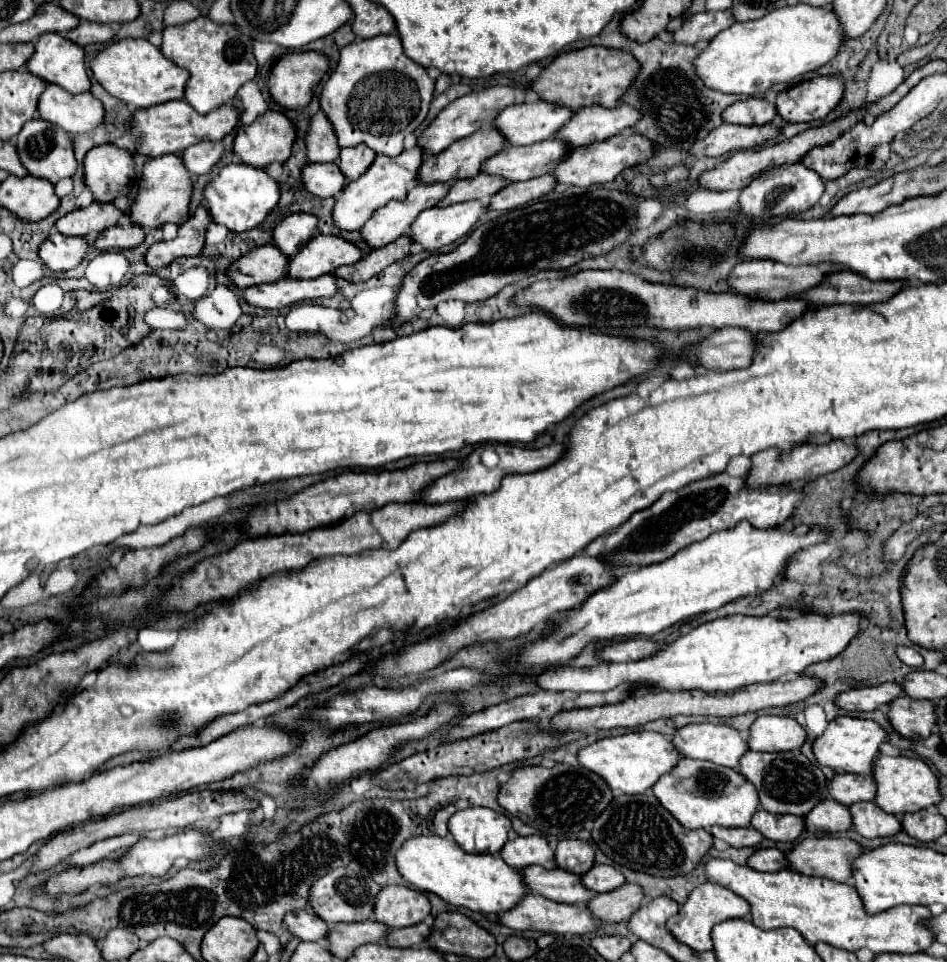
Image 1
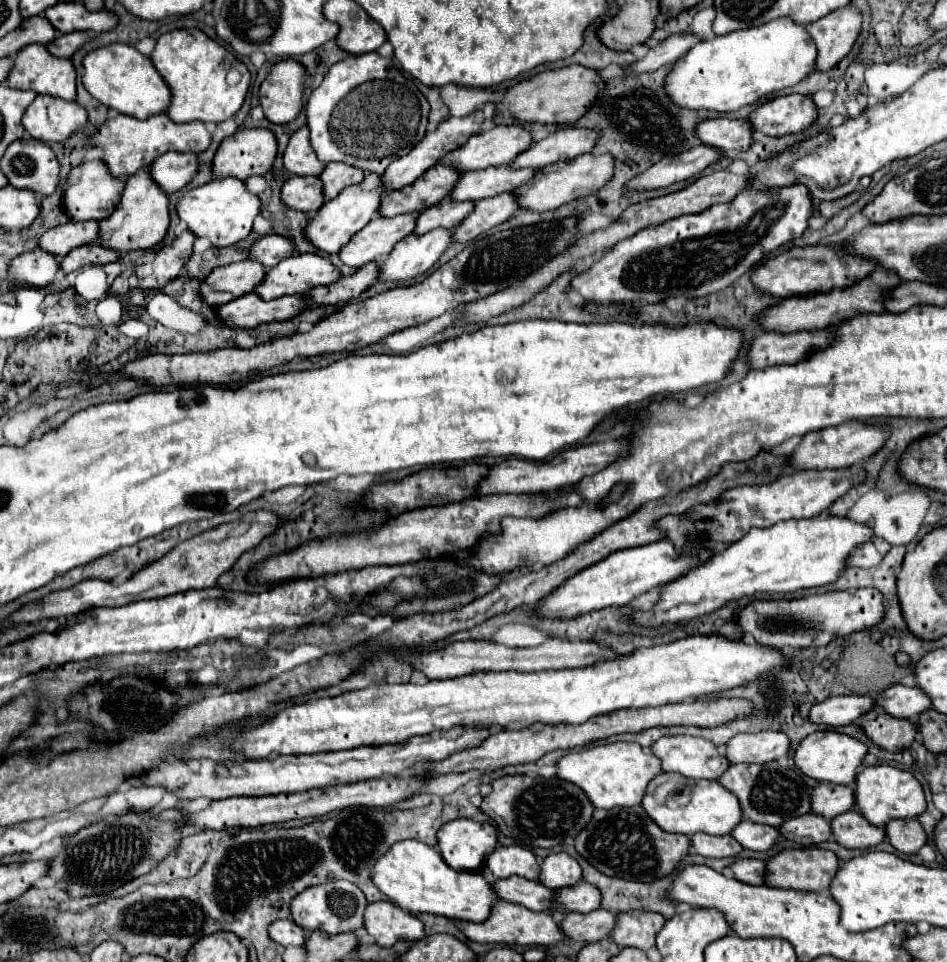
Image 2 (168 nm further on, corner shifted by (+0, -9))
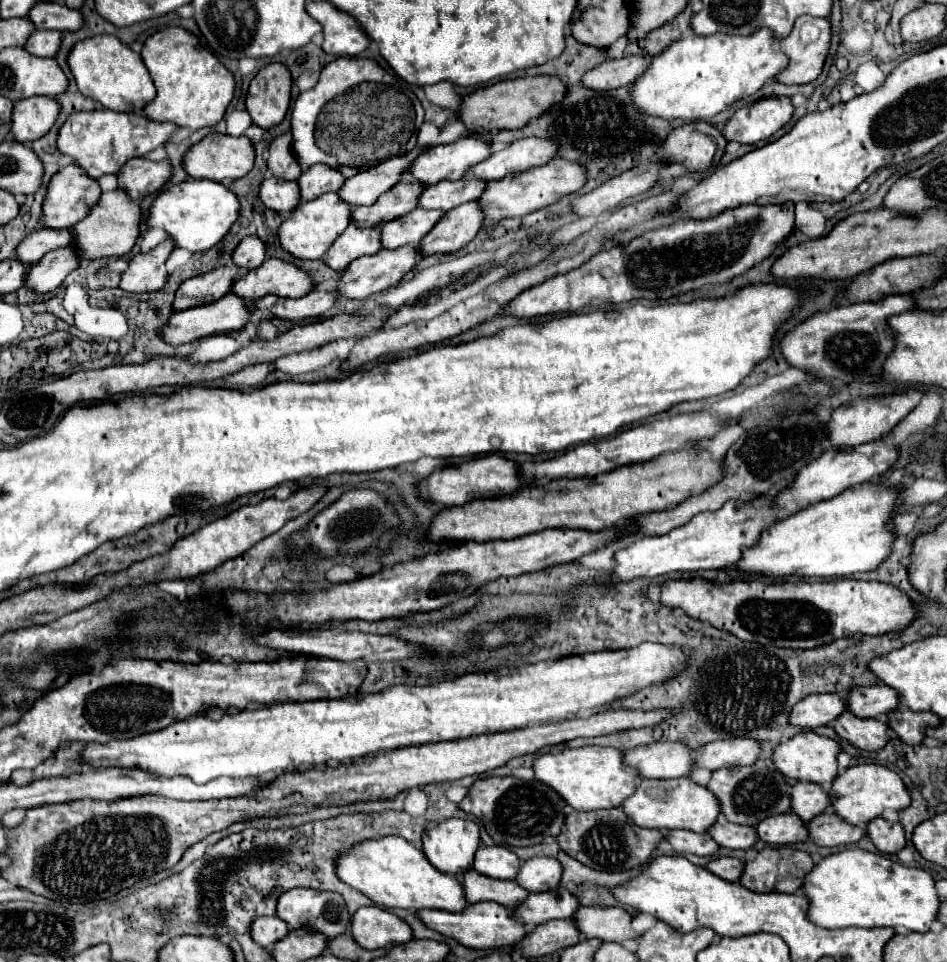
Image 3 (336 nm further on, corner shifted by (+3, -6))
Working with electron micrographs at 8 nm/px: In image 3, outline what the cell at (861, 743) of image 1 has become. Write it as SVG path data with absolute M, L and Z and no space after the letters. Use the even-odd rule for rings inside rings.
M804 731L788 741L778 743L772 751L772 763L784 777L792 777L796 781L810 781L828 789L832 785L832 779L838 775L838 765L836 765L838 753L840 753L840 745L836 741L816 735L814 731Z

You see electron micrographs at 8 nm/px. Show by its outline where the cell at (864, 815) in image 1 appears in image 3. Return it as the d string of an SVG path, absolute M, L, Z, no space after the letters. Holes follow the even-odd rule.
M820 813L806 823L808 837L822 847L838 847L848 843L858 843L864 837L862 827L852 827L850 823L840 823L832 813Z

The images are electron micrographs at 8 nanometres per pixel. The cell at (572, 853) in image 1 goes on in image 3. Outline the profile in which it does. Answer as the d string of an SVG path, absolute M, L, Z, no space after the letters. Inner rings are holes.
M534 857L522 863L516 883L524 887L528 893L542 893L552 891L558 887L562 875L562 865L552 857Z

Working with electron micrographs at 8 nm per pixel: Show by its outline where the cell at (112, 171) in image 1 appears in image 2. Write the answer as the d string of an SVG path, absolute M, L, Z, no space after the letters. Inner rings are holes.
M87 160L81 166L73 168L69 174L69 180L65 184L65 210L73 220L105 220L111 216L115 206L119 206L123 196L125 182L117 176L113 176L107 170L107 164L103 160Z

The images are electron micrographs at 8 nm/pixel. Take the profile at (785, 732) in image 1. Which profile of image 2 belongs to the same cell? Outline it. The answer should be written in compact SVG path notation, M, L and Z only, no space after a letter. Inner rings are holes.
M763 730L755 734L737 734L727 742L727 758L729 762L757 762L765 764L771 760L785 758L789 754L791 740L785 732Z

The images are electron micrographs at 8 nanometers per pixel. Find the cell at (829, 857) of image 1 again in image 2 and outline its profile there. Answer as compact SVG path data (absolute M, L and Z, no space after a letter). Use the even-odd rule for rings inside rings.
M797 848L797 850L783 850L767 862L769 878L765 884L775 888L791 888L791 890L807 890L807 892L825 892L829 890L837 870L839 858L831 850L823 848Z

